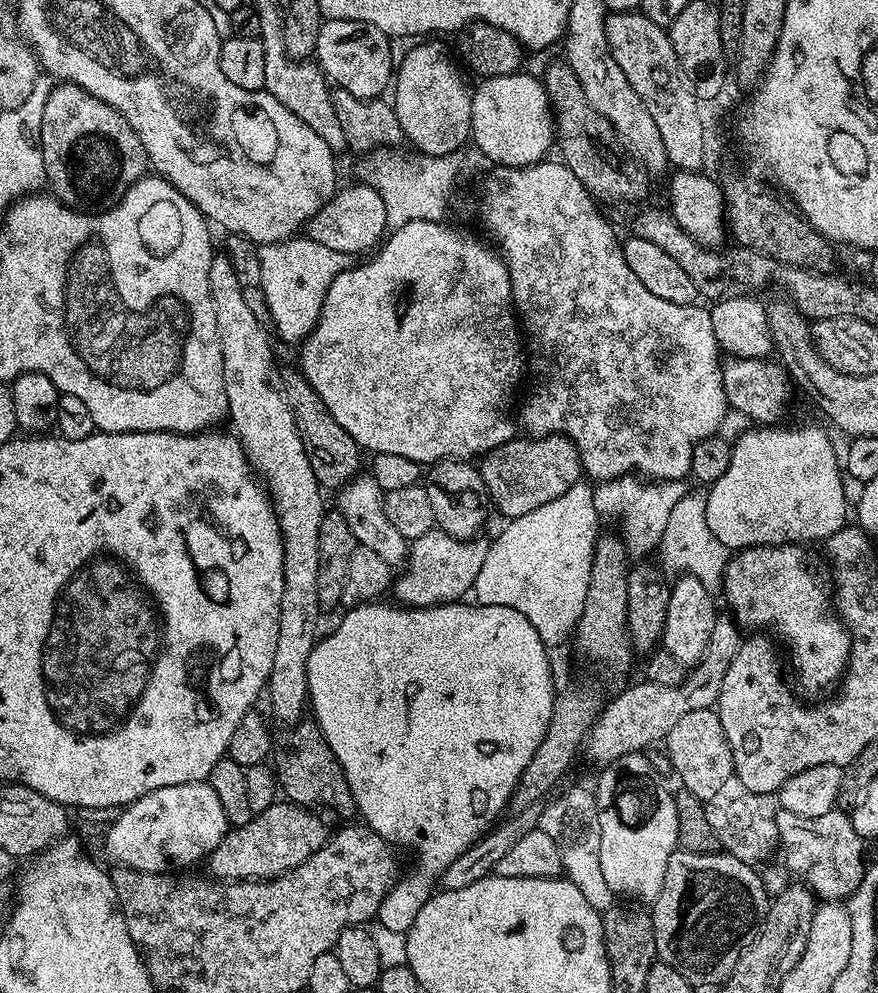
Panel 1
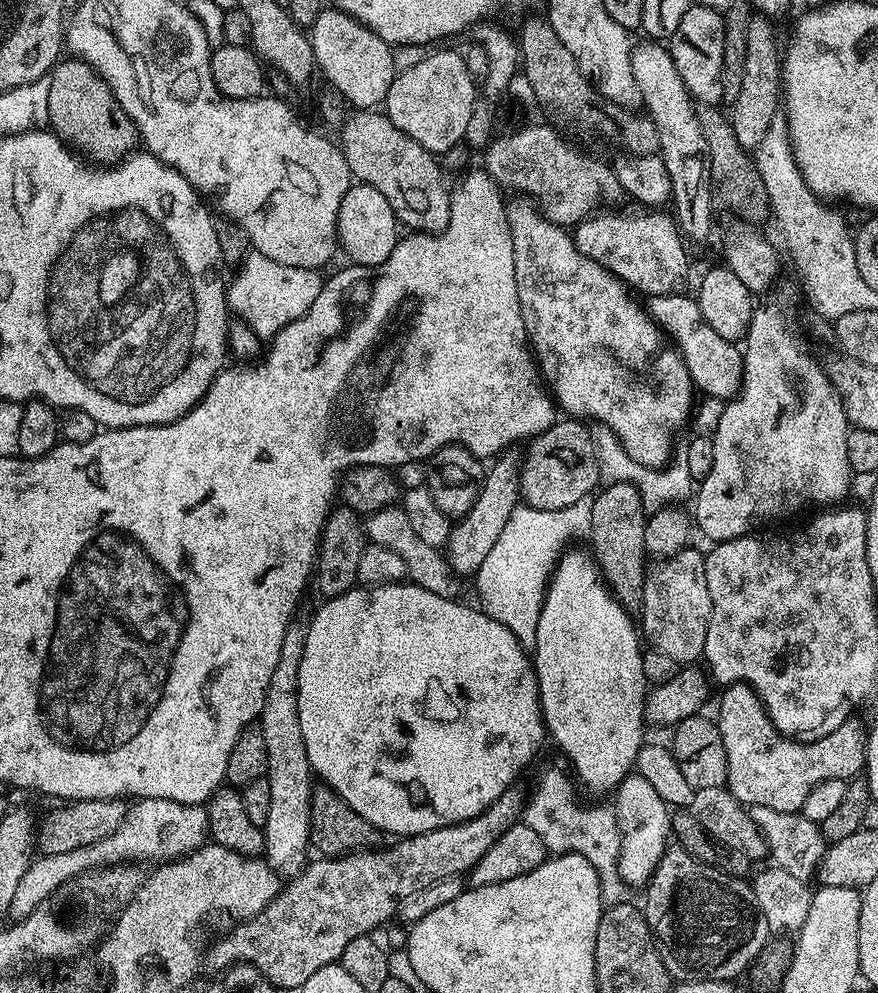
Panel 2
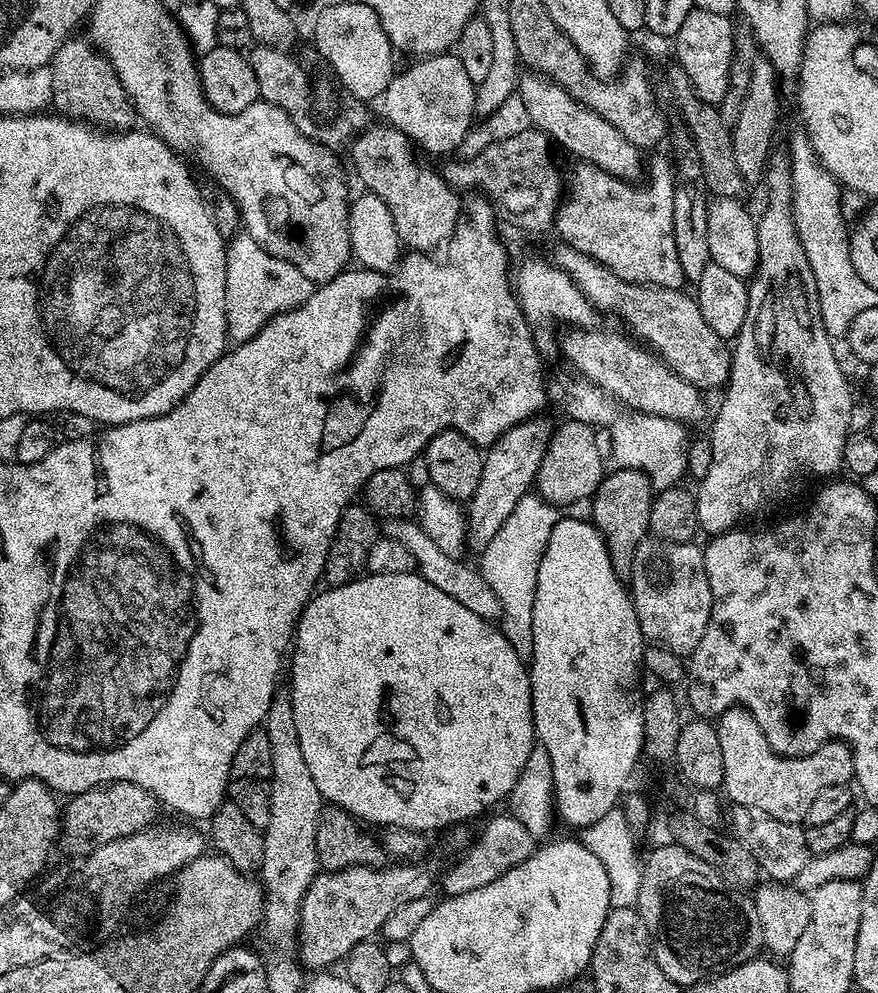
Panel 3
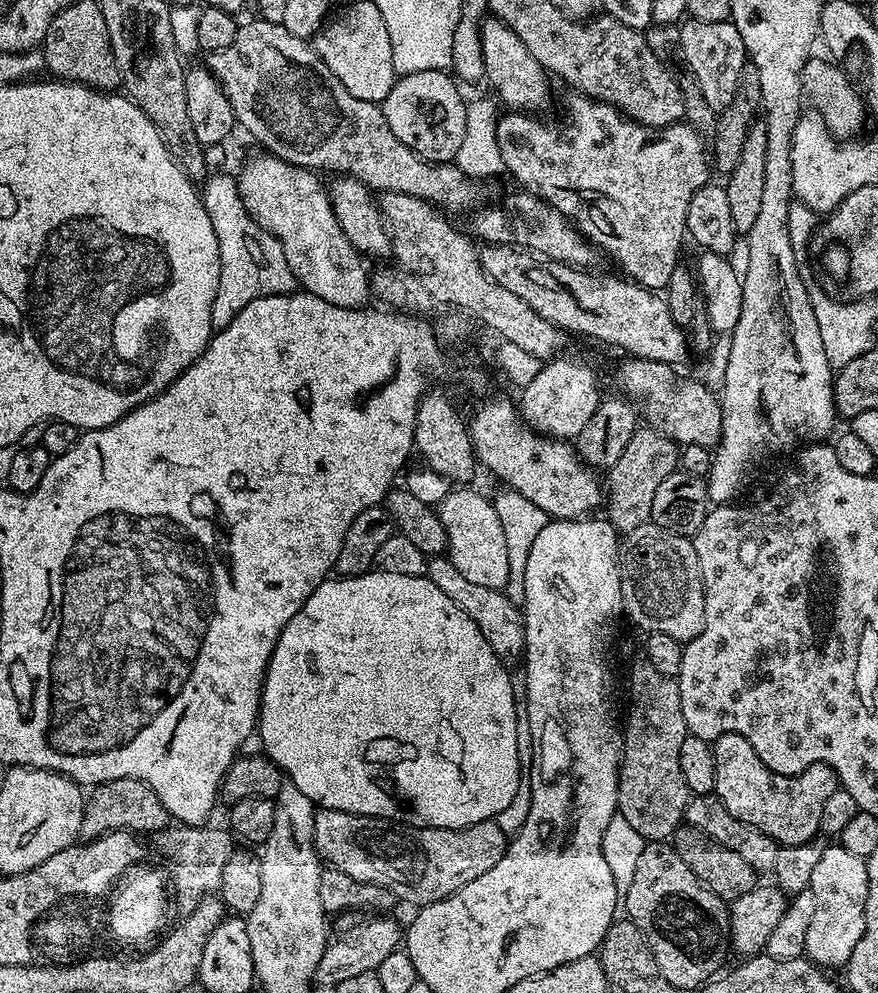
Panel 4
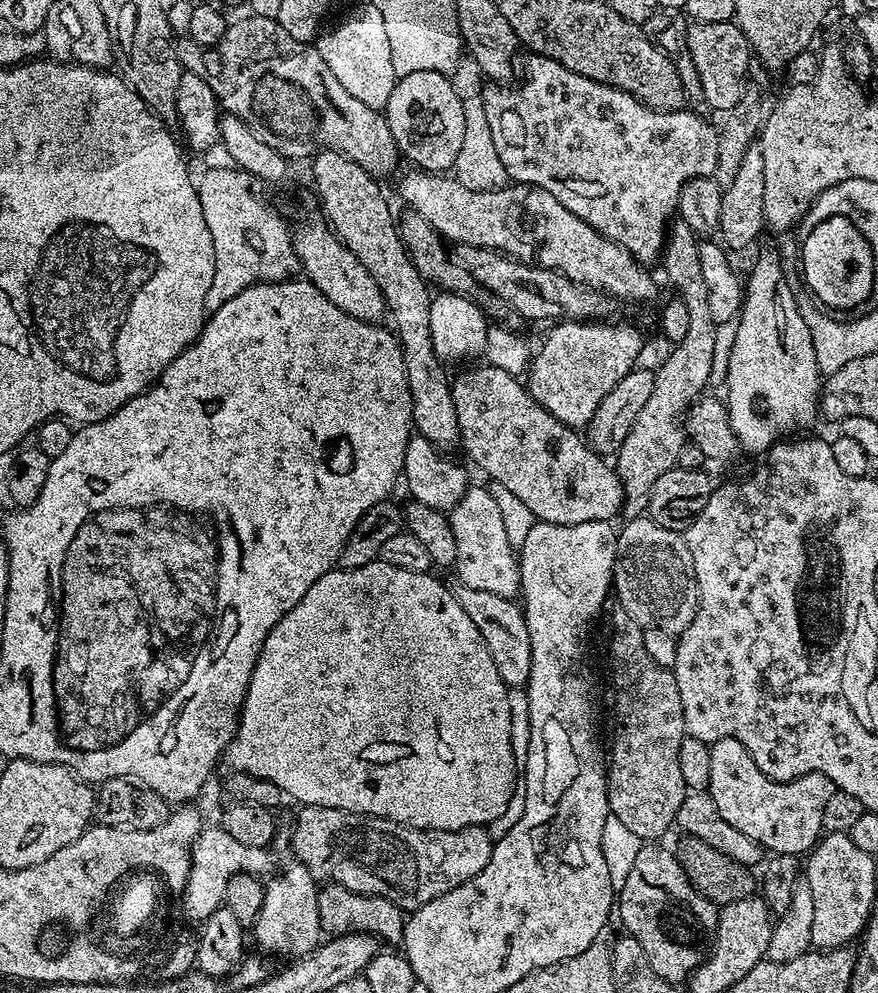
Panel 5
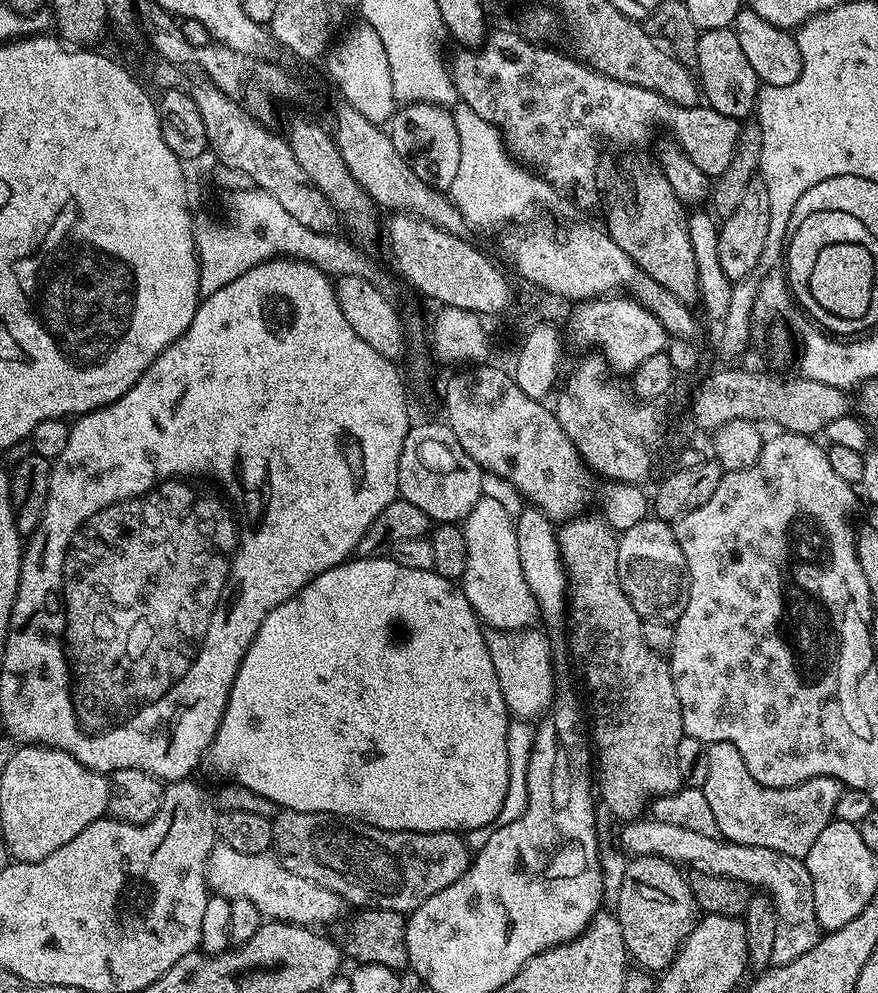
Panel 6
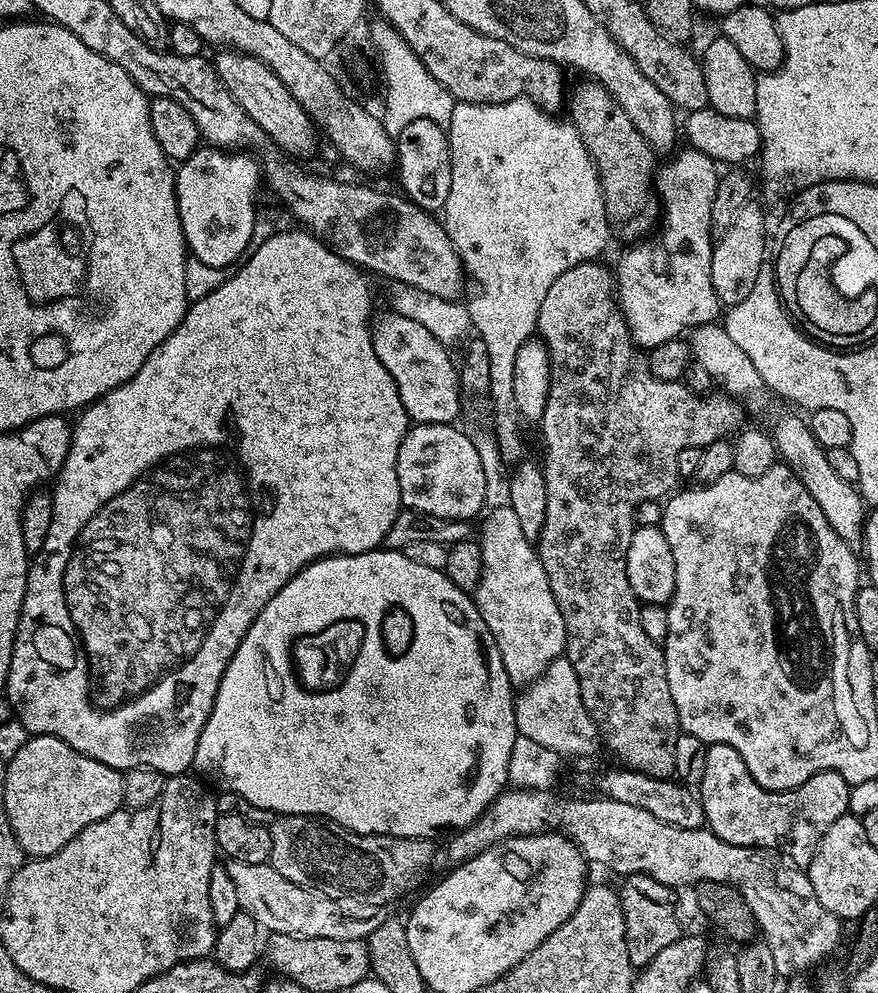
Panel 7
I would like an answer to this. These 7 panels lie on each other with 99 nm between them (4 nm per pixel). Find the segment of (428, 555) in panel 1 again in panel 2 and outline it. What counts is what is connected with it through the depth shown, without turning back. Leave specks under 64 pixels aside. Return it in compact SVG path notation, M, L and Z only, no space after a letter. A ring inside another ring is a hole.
M491 468L487 469L484 477L484 485L480 488L480 493L474 506L468 511L448 533L448 543L446 545L446 563L457 577L475 577L476 572L486 559L486 554L498 542L498 534L502 534L502 526L510 522L512 512L518 506L518 472L512 468Z

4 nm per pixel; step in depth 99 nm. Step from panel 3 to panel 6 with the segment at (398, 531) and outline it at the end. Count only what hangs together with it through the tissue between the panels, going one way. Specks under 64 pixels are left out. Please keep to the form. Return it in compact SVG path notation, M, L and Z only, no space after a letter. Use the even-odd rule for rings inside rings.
M488 630L484 634L484 641L490 650L490 662L494 662L494 674L498 674L498 686L509 713L515 719L529 722L543 717L553 707L557 695L556 676L552 673L552 650L548 640L540 632L531 632L520 630L509 634L504 630Z

